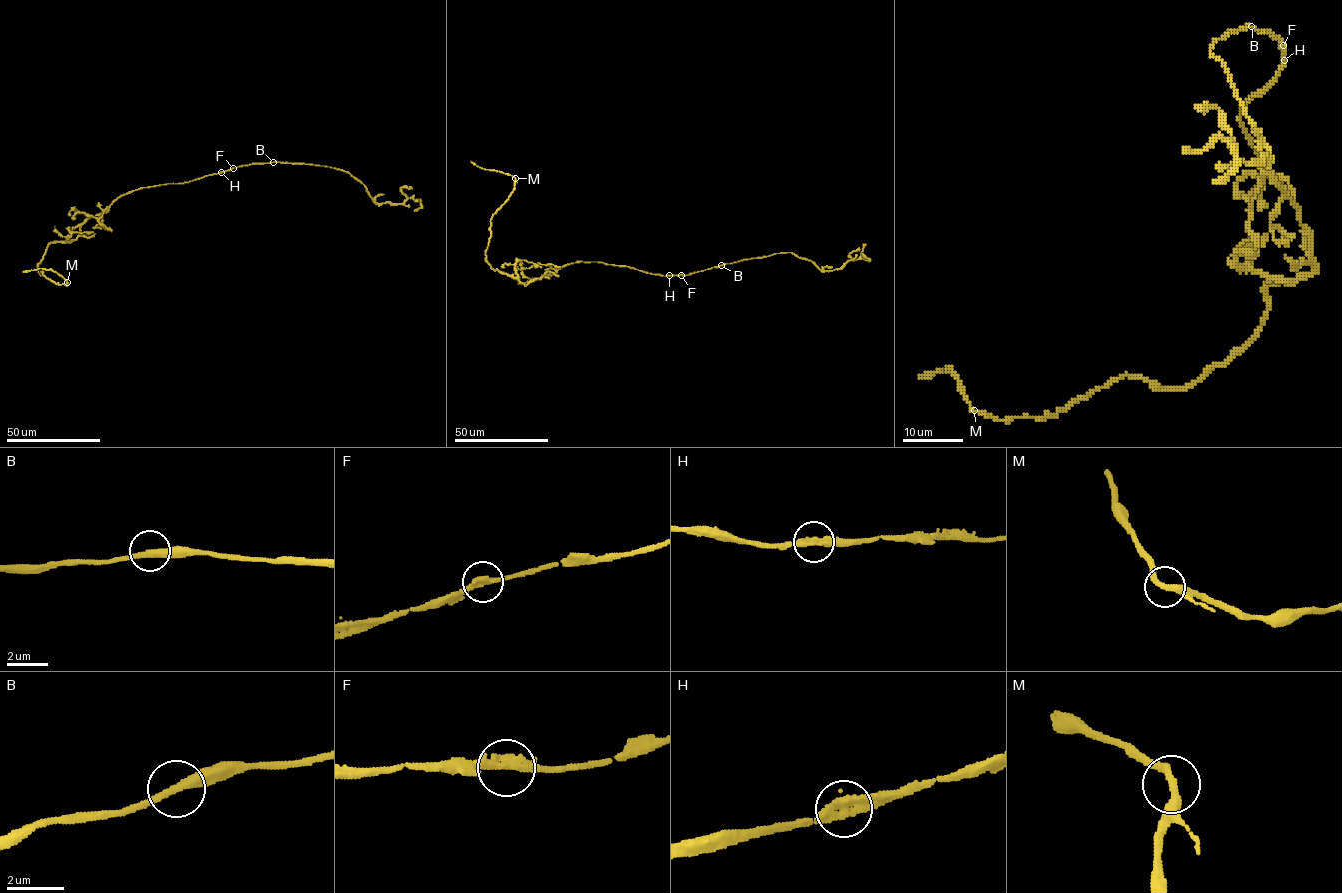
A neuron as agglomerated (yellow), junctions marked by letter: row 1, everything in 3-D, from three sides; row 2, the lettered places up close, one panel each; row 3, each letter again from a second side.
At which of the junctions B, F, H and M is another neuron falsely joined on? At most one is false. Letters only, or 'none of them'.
none of them

